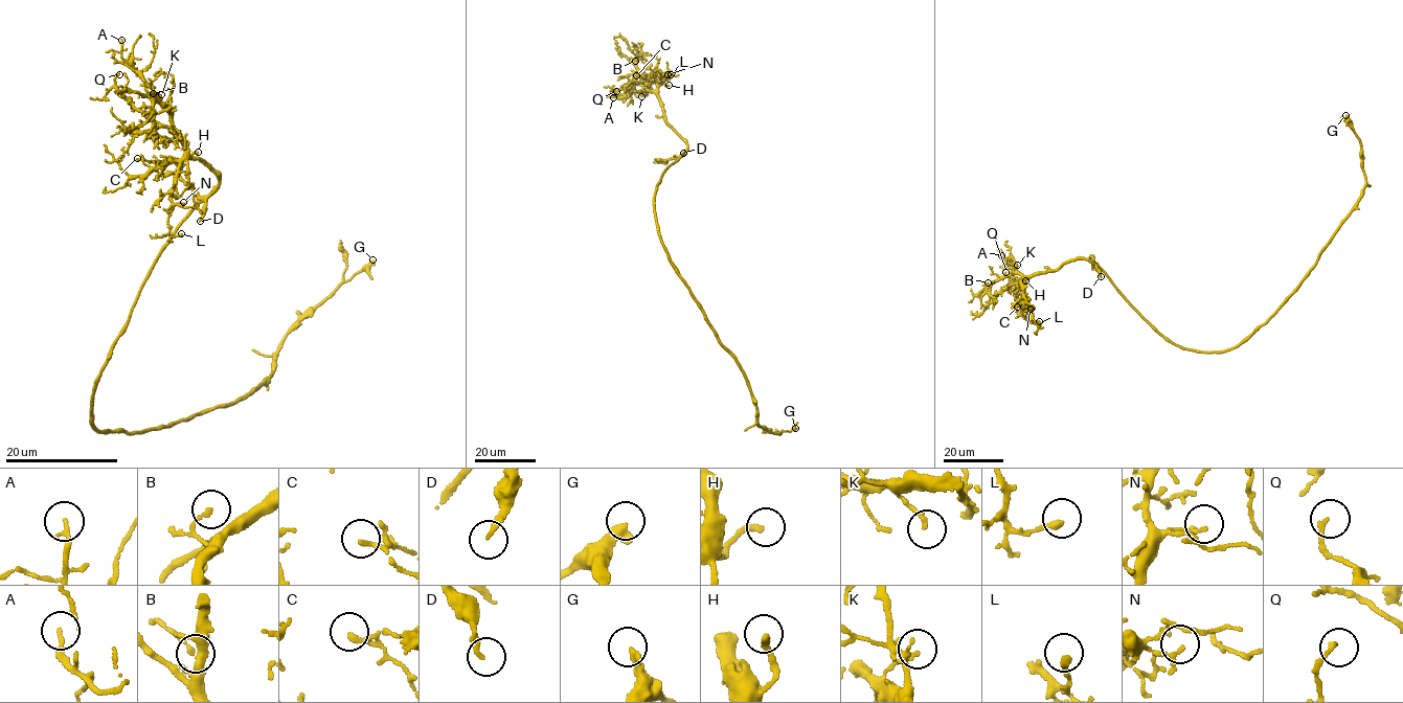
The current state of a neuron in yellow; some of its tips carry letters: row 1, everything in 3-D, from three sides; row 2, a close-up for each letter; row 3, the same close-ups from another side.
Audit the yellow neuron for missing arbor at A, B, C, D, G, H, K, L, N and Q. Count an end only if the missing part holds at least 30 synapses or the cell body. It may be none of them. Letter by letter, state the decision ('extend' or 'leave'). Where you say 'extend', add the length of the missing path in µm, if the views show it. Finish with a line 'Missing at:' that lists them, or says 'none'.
A: leave
B: leave
C: leave
D: leave
G: leave
H: extend; missing 40 µm
K: leave
L: leave
N: leave
Q: leave
Missing at: H

